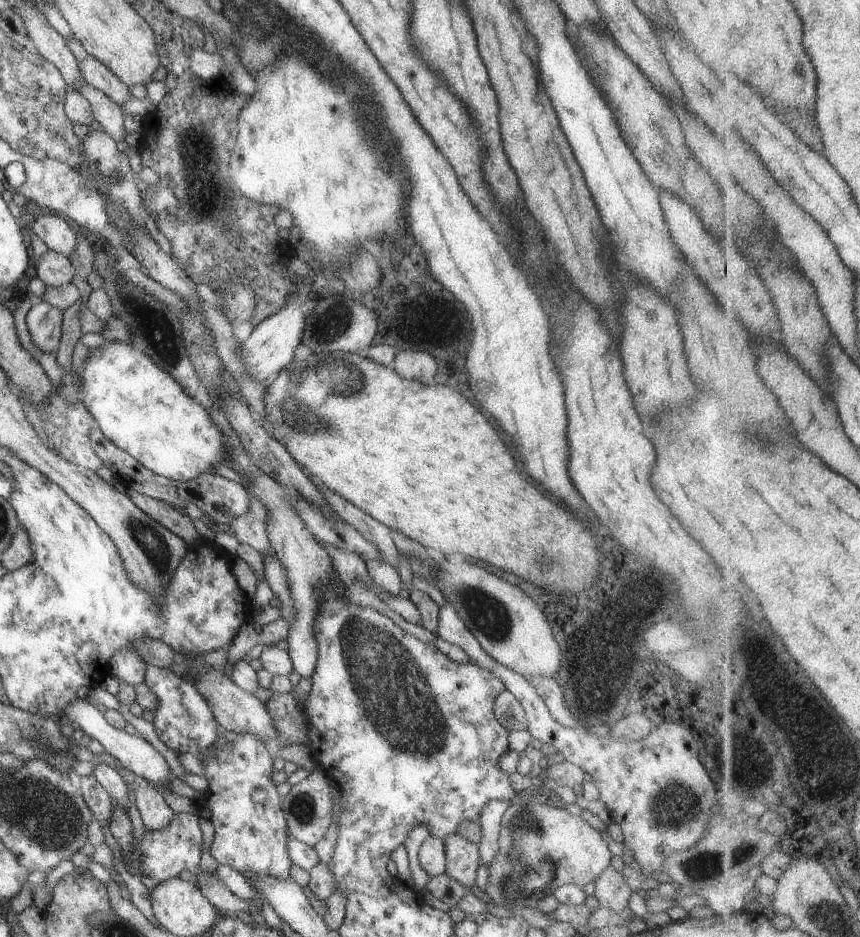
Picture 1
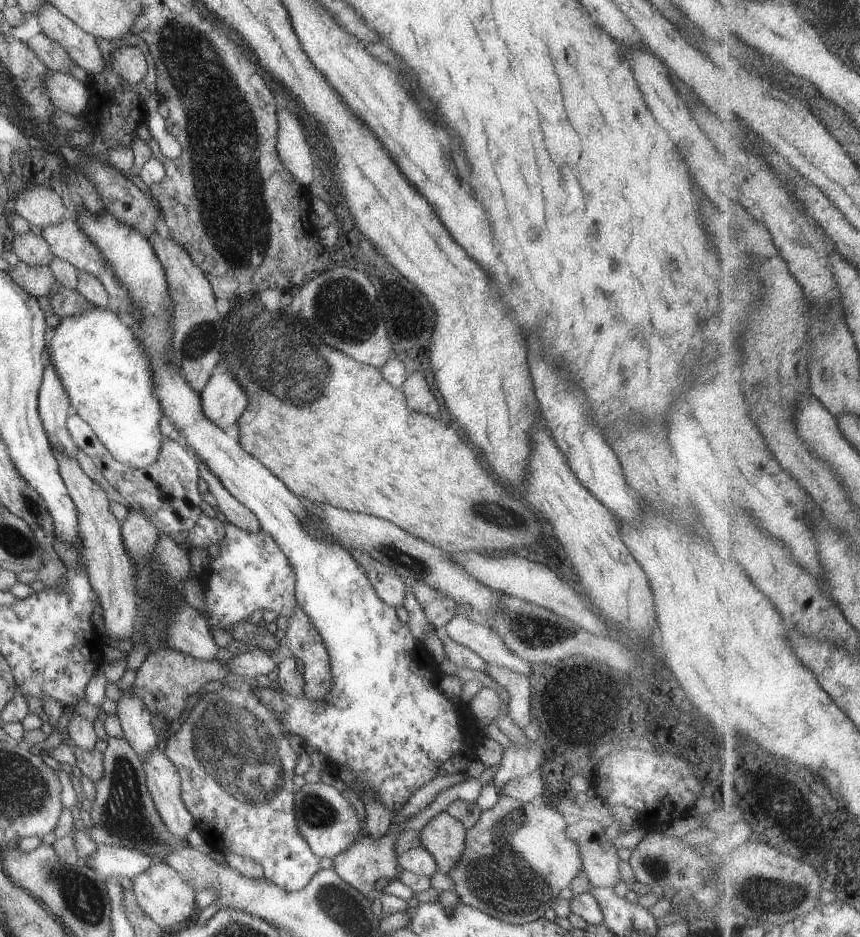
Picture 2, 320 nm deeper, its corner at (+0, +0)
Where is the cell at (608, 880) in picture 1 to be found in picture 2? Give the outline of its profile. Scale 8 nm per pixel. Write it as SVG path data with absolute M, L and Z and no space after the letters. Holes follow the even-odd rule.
M578 819L565 825L564 835L578 844L581 871L593 887L613 887L620 880L617 849L597 821Z

